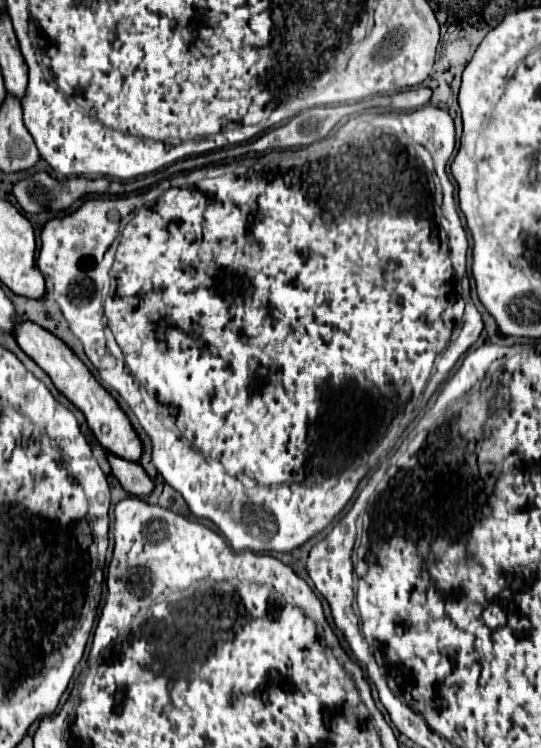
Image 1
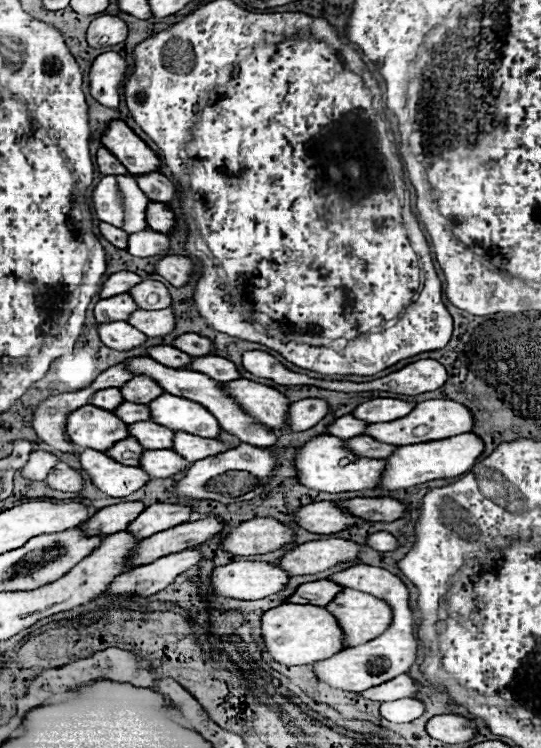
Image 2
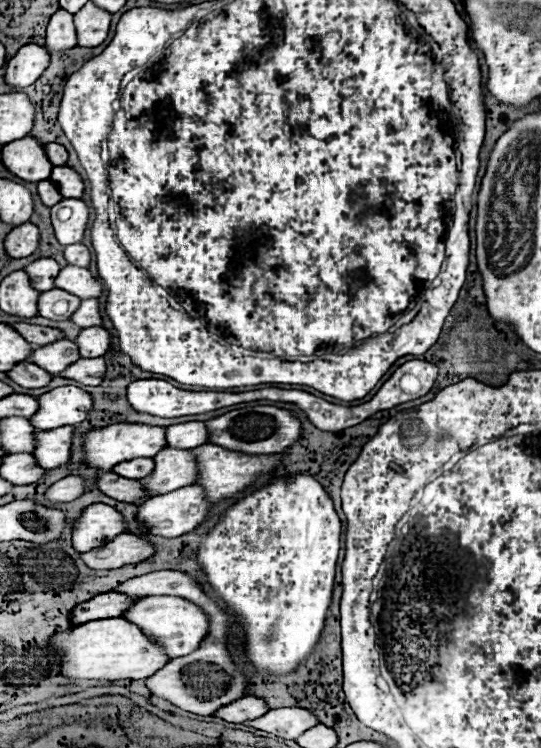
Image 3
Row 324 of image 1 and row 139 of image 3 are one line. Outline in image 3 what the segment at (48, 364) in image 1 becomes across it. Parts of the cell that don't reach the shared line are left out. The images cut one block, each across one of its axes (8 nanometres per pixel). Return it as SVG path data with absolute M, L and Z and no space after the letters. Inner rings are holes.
M34 136L14 140L2 148L2 162L12 174L20 176L22 180L48 180L54 166L50 166L50 160L46 158L42 146L44 144Z

